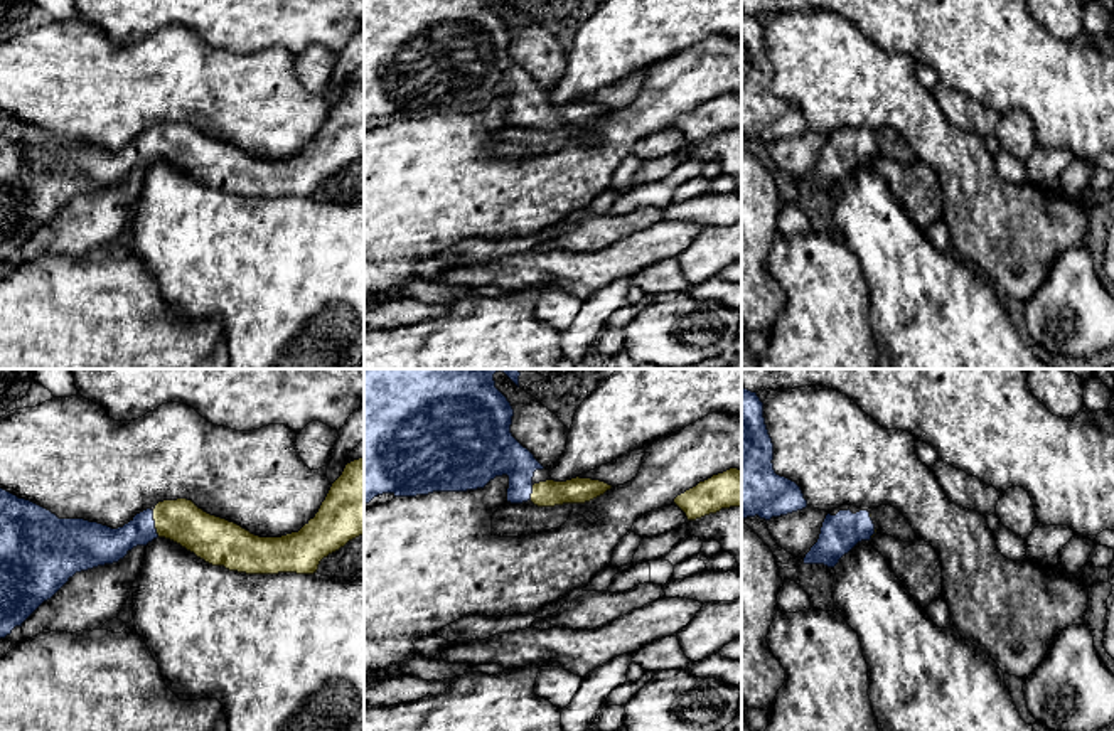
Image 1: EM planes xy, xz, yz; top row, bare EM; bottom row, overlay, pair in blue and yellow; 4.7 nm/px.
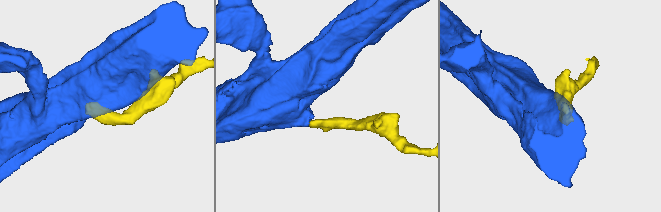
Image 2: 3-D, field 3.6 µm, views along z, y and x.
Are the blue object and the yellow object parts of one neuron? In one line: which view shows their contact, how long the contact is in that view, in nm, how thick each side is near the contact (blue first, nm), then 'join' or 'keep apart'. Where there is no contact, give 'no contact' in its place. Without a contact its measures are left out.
xy | 130 nm | 170/200 nm | join

